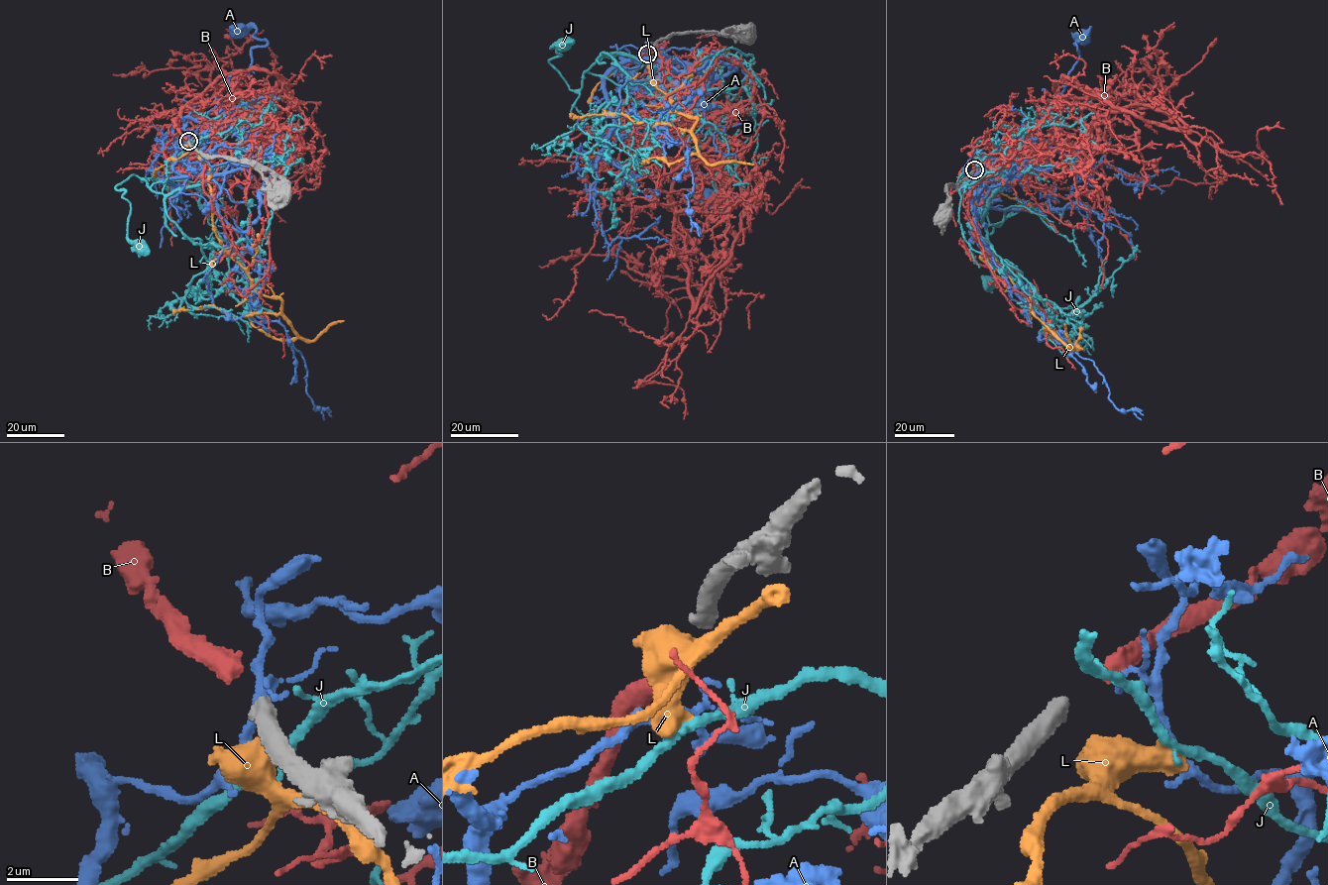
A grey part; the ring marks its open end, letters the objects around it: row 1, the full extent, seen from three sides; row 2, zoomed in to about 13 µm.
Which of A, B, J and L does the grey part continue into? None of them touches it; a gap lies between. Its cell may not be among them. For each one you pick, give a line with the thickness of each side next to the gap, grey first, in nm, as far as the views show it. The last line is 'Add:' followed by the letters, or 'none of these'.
B: 460/480 nm
Add: B

